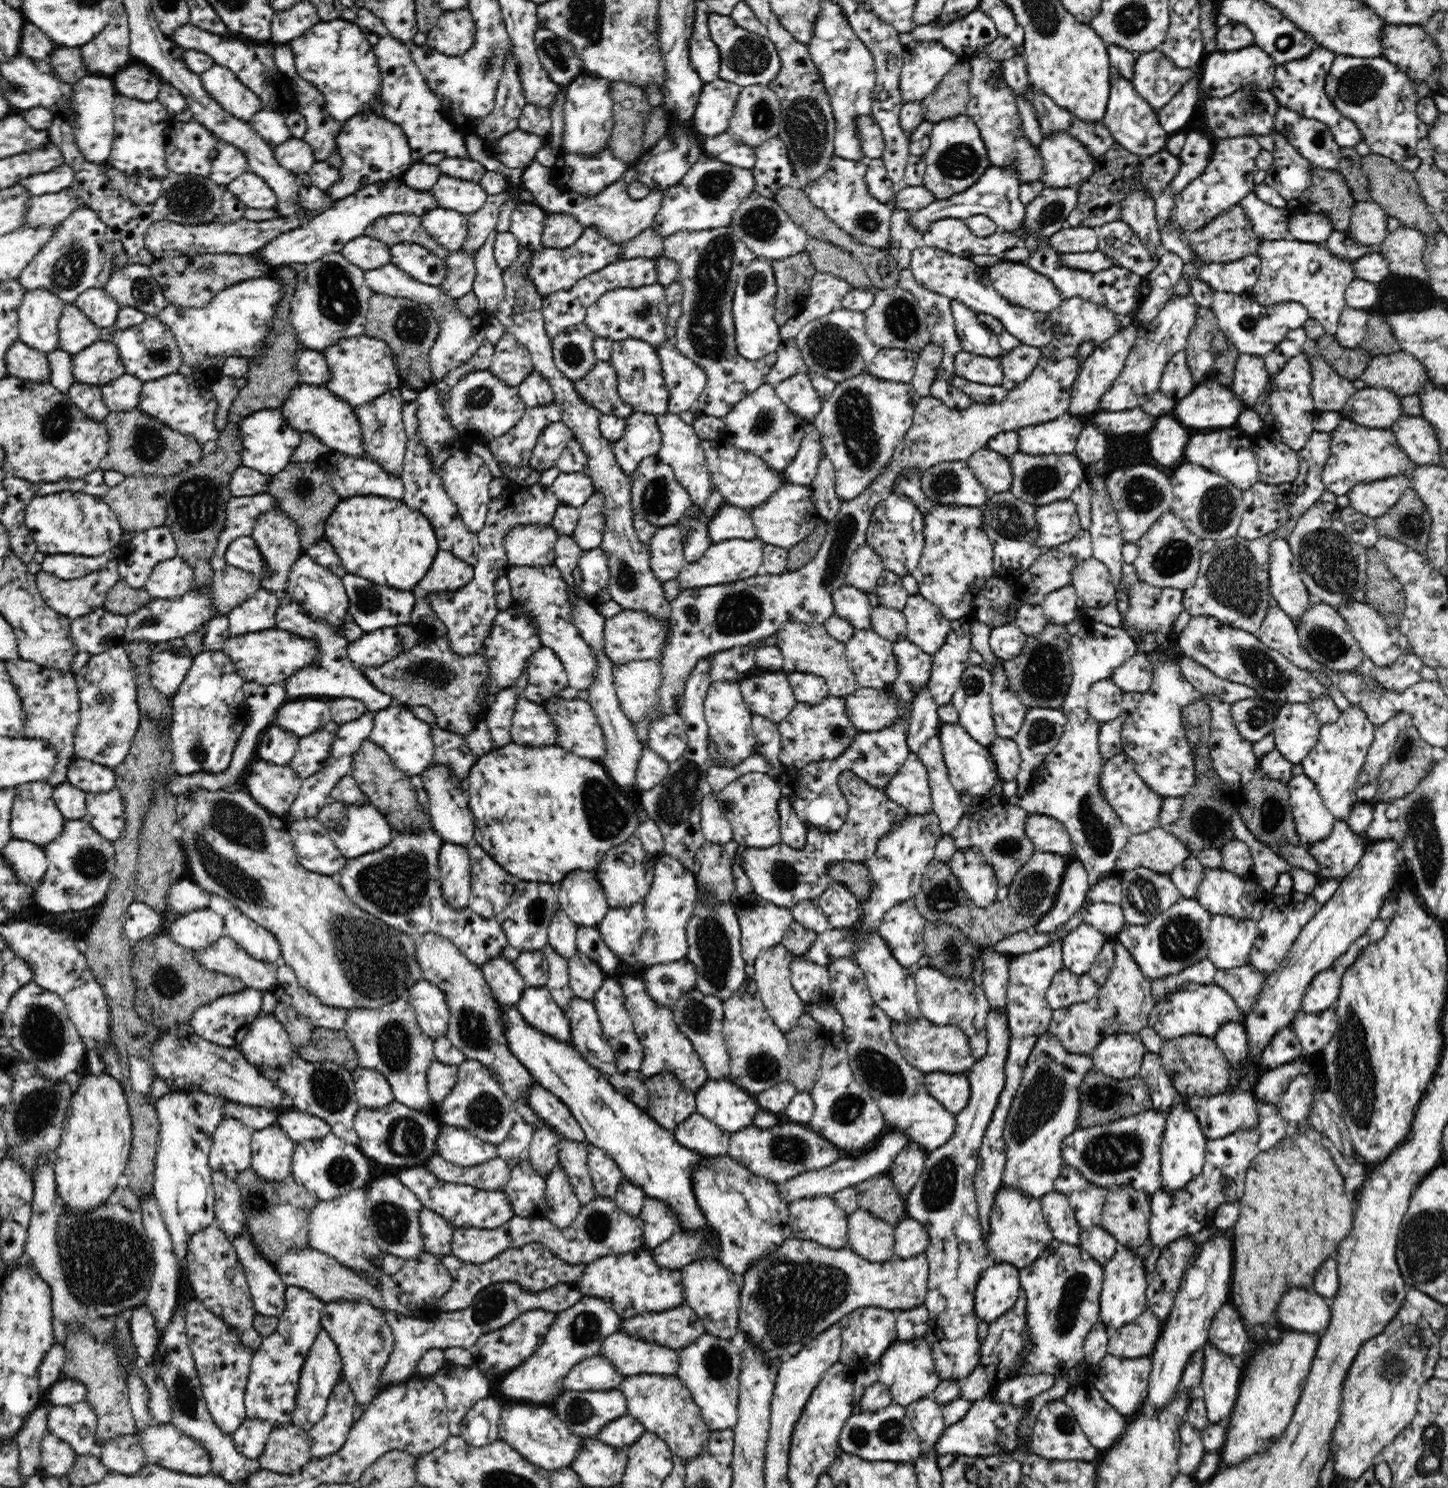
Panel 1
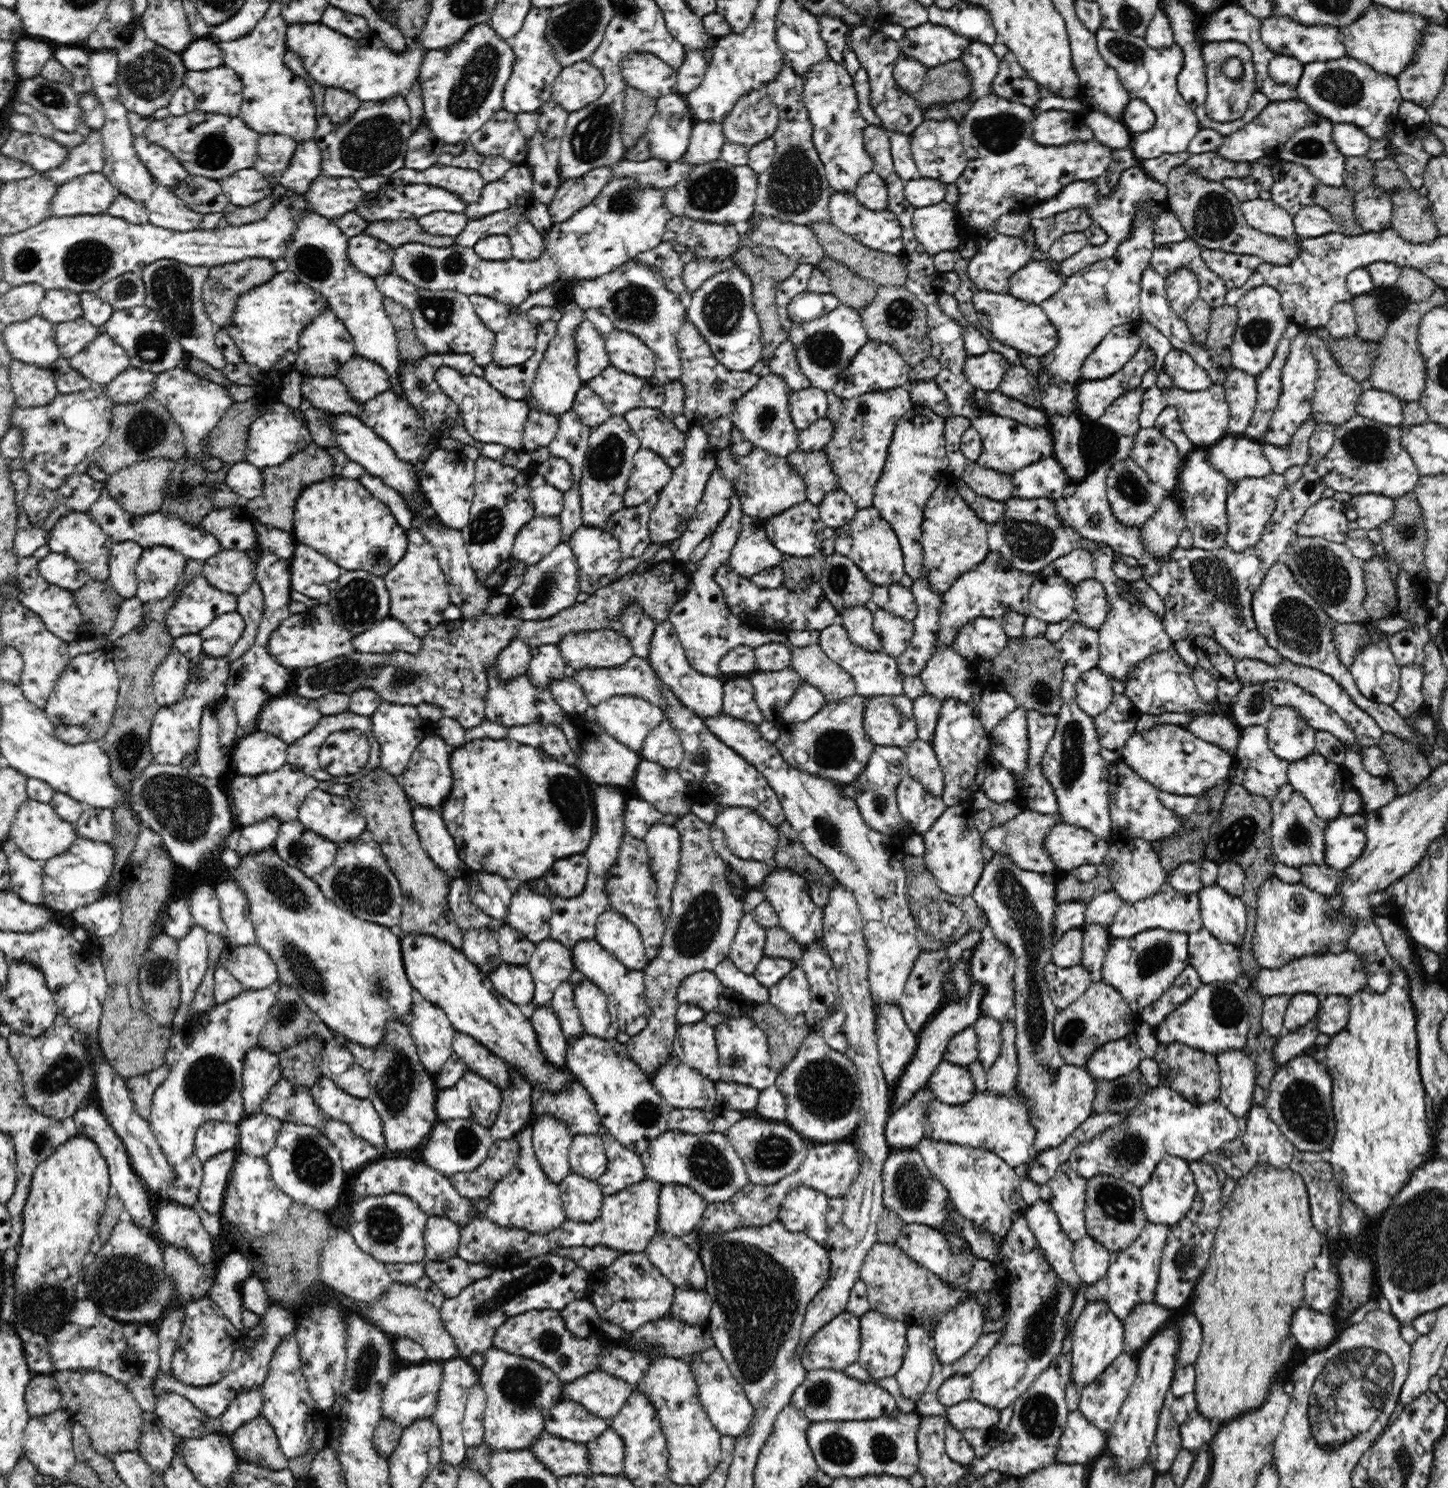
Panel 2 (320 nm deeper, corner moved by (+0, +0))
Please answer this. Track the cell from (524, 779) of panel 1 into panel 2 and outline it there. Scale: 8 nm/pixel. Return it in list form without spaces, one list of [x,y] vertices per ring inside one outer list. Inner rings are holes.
[[[509,737],[502,739],[475,739],[466,742],[463,746],[452,749],[449,764],[452,770],[453,786],[451,787],[449,798],[446,798],[446,801],[440,806],[440,813],[448,833],[450,833],[454,843],[456,843],[460,861],[465,865],[466,869],[497,874],[512,883],[518,883],[541,878],[542,874],[546,873],[554,865],[554,862],[562,858],[569,858],[574,854],[585,853],[588,844],[590,844],[590,836],[593,834],[592,830],[594,830],[595,804],[588,788],[589,778],[576,767],[567,766],[564,762],[558,762],[552,759],[546,752],[537,750],[532,746],[524,746],[519,742],[511,740]]]

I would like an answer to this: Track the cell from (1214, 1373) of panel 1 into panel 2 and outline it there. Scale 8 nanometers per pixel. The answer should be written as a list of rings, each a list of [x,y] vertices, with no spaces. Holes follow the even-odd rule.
[[[1196,1409],[1188,1413],[1186,1420],[1178,1426],[1180,1449],[1196,1454],[1213,1440],[1217,1427],[1210,1424]]]

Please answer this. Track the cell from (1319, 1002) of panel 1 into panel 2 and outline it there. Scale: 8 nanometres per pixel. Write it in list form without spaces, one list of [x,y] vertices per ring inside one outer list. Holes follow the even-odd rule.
[[[1298,993],[1290,999],[1282,1025],[1285,1032],[1293,1033],[1302,1028],[1319,1011],[1322,997],[1315,994]]]

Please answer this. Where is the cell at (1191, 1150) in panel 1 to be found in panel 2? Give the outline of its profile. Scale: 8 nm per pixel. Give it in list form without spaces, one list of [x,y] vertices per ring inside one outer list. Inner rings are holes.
[[[1164,1157],[1156,1165],[1150,1180],[1140,1187],[1140,1196],[1147,1222],[1168,1228],[1178,1224],[1190,1212],[1196,1197],[1196,1183],[1188,1169],[1188,1161],[1180,1157]]]

